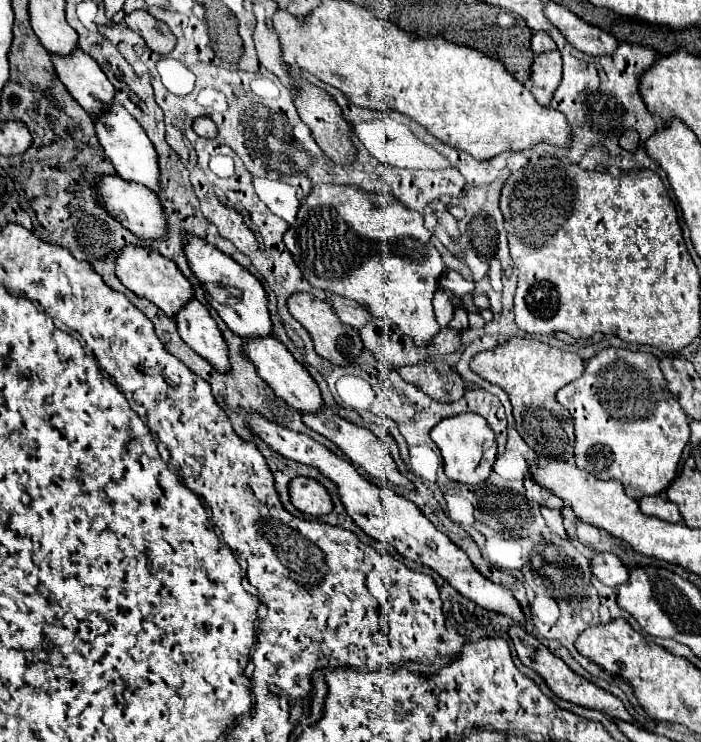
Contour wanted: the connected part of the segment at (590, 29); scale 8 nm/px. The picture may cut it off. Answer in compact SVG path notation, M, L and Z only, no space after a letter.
M547 2L545 16L553 22L553 26L559 28L559 32L565 36L565 40L581 50L583 54L591 56L603 56L611 54L615 48L619 48L617 38L607 34L605 30L587 24L573 12L569 12L565 6L559 6L555 2Z

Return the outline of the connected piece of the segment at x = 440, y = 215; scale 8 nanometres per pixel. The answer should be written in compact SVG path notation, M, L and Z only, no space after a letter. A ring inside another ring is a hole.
M435 212L439 224L447 230L449 236L453 236L455 240L459 240L459 230L457 230L457 220L449 214L449 212Z

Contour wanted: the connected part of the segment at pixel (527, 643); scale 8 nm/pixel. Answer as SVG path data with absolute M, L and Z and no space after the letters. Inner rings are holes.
M517 624L509 628L509 636L511 636L511 640L515 642L515 650L517 650L517 656L519 656L519 660L523 662L523 666L527 666L527 668L531 668L533 672L537 672L537 674L545 680L545 684L553 690L553 694L555 694L557 698L567 700L567 702L573 702L573 704L583 706L583 708L599 710L599 712L603 712L605 716L611 716L611 718L617 718L617 720L625 720L625 722L633 722L633 724L641 726L641 722L637 722L637 720L625 710L623 702L621 702L617 696L613 696L611 692L599 688L599 686L593 684L593 682L589 682L589 680L577 676L563 660L559 660L557 656L553 656L537 638L533 638L533 636L527 634L525 630L521 630Z

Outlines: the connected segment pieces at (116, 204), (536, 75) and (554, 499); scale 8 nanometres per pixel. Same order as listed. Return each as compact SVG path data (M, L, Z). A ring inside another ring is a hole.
M103 176L97 182L97 194L99 194L99 202L127 228L131 230L135 236L139 236L141 240L163 240L169 232L167 226L167 216L163 214L163 206L157 198L155 192L151 192L145 186L137 186L131 184L119 176Z
M551 50L547 54L537 54L531 68L531 80L533 80L533 96L539 104L549 106L553 92L557 90L561 82L561 54L559 50Z
M525 478L525 490L527 490L527 498L539 502L541 506L547 508L563 508L563 500L555 494L551 494L547 488L539 486L533 478Z

